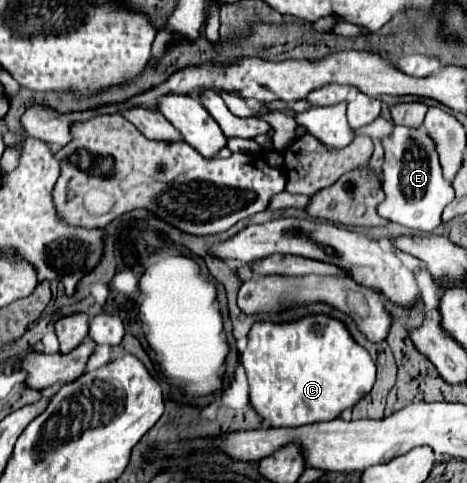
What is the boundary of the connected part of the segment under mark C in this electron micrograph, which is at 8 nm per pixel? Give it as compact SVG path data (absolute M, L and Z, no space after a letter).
M323 313L305 315L287 323L275 323L269 317L257 319L249 331L249 343L241 359L249 379L251 405L263 419L271 421L273 427L299 427L335 419L343 409L353 407L367 395L375 383L375 363L369 351L353 339L343 321Z

